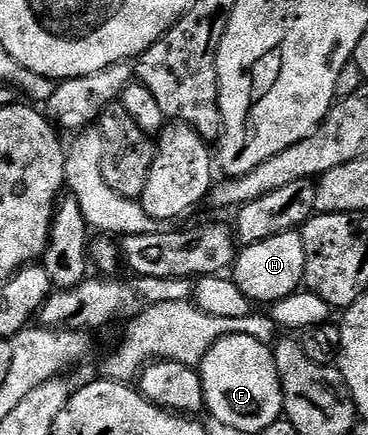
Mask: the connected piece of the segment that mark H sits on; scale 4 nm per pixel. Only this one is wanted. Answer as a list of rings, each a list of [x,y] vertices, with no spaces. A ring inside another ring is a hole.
[[[286,230],[280,236],[268,236],[268,240],[260,240],[251,246],[242,246],[237,251],[232,267],[232,279],[250,301],[254,304],[266,302],[273,304],[292,296],[300,290],[306,277],[306,261],[304,260],[304,244],[298,230]]]

